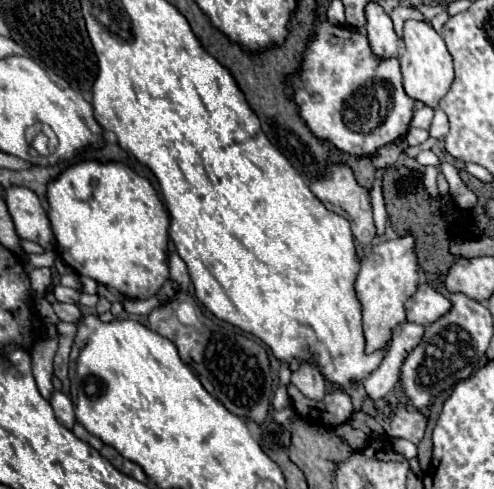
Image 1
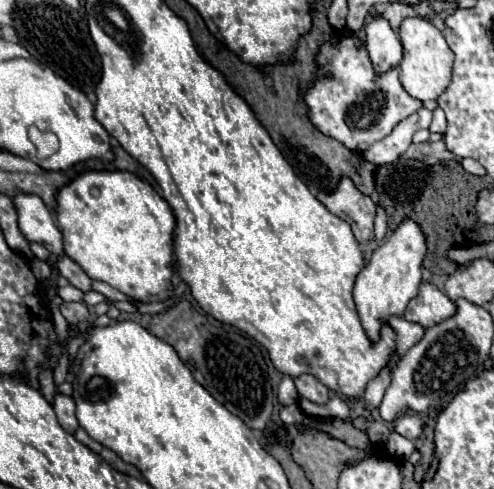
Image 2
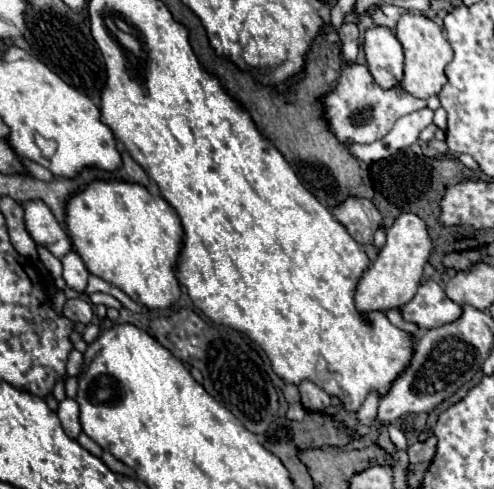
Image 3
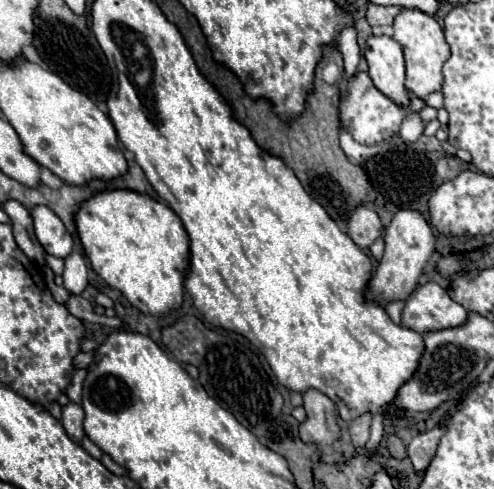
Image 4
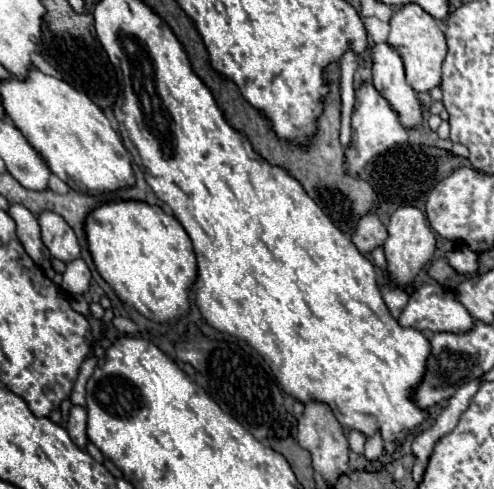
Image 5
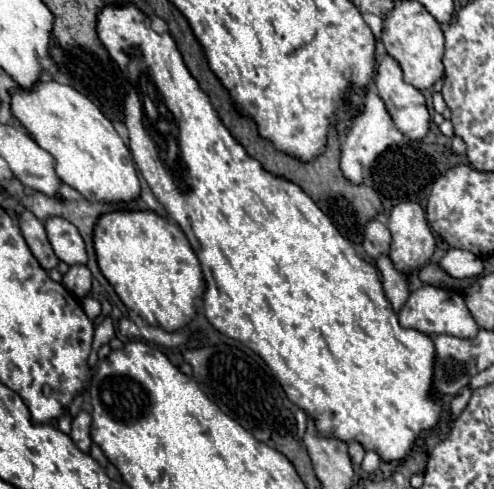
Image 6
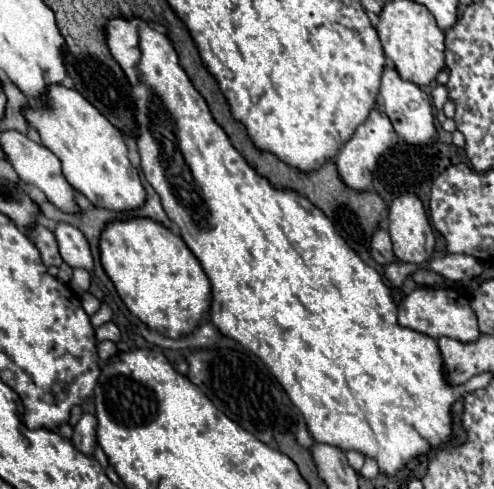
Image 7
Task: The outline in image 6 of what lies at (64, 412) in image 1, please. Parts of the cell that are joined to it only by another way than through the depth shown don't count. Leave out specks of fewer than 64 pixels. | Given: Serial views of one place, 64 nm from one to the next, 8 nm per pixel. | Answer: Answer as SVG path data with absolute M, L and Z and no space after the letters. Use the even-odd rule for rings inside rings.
M80 412L74 420L72 420L72 432L70 432L70 438L72 442L82 450L82 452L90 452L90 444L92 444L92 438L90 438L90 426L92 426L92 416L88 412Z

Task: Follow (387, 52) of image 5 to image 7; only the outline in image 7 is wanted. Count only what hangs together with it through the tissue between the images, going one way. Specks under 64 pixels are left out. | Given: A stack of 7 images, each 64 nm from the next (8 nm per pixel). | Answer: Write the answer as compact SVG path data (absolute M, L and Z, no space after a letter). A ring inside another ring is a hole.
M386 66L382 74L382 86L380 86L380 100L384 106L386 116L390 118L396 134L406 142L406 144L416 144L416 146L426 146L436 140L436 126L434 126L434 114L430 106L428 94L418 88L414 82L404 82L398 72L390 66Z

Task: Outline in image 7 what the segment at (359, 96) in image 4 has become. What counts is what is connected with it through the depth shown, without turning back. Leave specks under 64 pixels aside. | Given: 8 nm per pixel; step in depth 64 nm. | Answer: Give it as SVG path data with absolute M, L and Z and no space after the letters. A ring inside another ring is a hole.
M376 106L376 108L372 110L372 114L368 116L368 120L356 128L354 136L344 144L344 148L342 148L340 154L336 156L336 168L338 168L340 180L342 180L350 190L356 190L356 192L368 190L370 184L372 184L370 174L374 172L378 158L380 158L388 148L392 148L396 142L398 142L398 134L394 132L392 122L390 122L388 118L384 118L384 116L380 114L380 108Z

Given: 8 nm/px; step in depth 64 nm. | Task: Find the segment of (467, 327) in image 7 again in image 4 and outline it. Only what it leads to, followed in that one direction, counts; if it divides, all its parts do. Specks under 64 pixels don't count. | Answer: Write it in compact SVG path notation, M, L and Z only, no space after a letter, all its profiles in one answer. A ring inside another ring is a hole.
M436 282L418 286L406 300L402 310L402 326L416 332L432 332L462 326L468 312L450 298L448 290Z

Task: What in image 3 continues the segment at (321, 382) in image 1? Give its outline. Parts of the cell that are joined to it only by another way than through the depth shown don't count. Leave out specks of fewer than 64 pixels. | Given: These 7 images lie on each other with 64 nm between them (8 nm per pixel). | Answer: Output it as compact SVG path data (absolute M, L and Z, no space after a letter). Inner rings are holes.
M308 380L302 382L298 388L300 388L302 404L304 404L304 408L310 410L310 412L322 412L326 406L332 404L332 398L330 398L322 388L318 388L316 384L312 384L312 382L308 382Z

